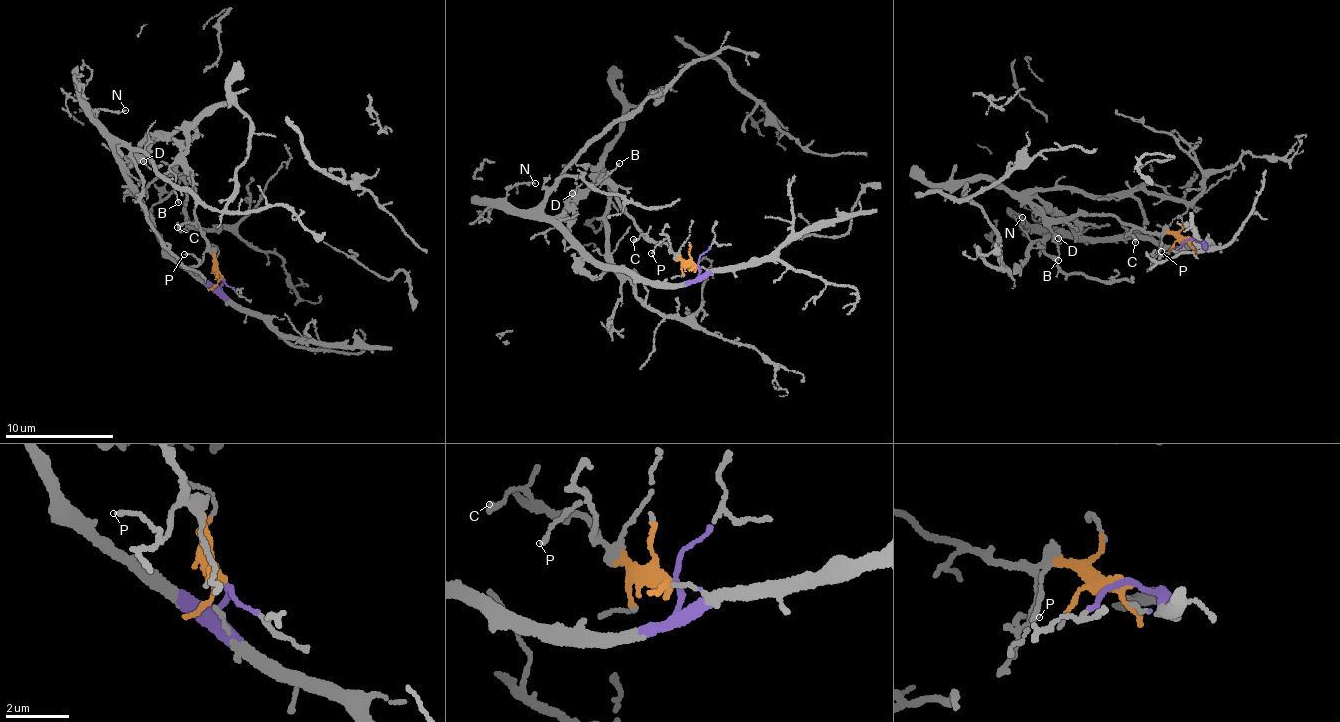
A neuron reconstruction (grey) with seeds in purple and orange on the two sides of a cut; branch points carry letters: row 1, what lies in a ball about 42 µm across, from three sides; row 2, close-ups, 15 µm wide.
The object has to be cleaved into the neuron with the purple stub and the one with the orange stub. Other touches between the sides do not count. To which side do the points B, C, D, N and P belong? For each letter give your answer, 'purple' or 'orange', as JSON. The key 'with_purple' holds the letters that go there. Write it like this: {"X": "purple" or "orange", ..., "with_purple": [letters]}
{"B": "orange", "C": "orange", "D": "orange", "N": "purple", "P": "orange", "with_purple": ["N"]}

